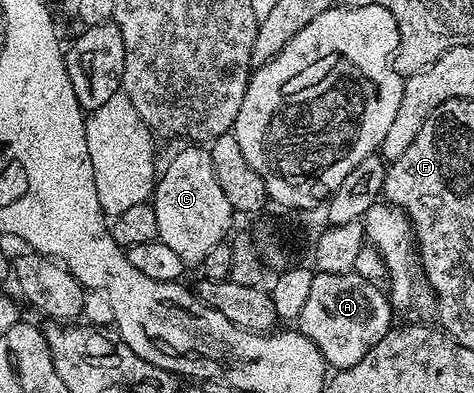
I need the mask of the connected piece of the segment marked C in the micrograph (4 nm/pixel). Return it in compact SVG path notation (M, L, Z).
M189 144L186 147L186 150L179 151L166 166L163 166L155 182L151 203L158 225L159 241L167 244L167 248L173 249L179 255L179 260L183 260L186 268L197 268L207 256L207 252L215 248L215 244L224 242L230 237L234 229L232 226L235 211L231 208L227 196L223 196L223 188L219 188L219 180L215 180L215 168L211 164L208 149L197 144Z

